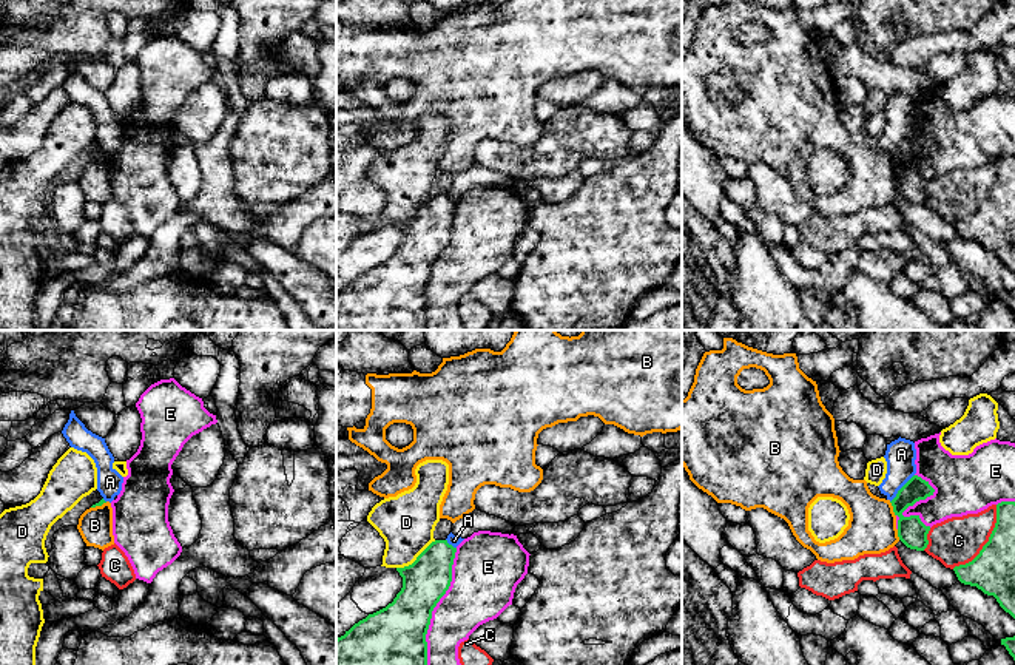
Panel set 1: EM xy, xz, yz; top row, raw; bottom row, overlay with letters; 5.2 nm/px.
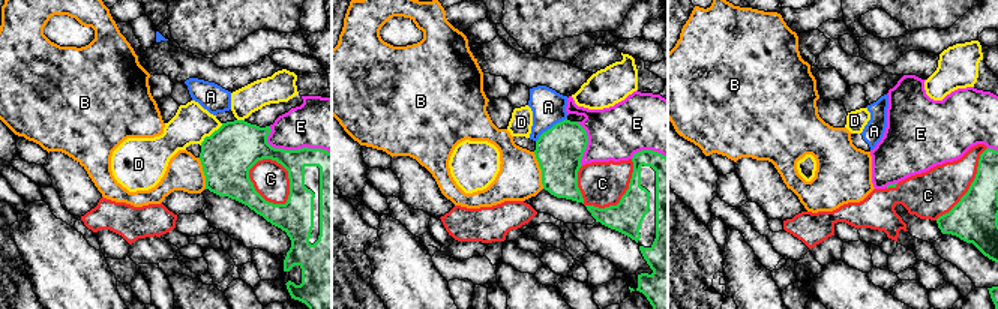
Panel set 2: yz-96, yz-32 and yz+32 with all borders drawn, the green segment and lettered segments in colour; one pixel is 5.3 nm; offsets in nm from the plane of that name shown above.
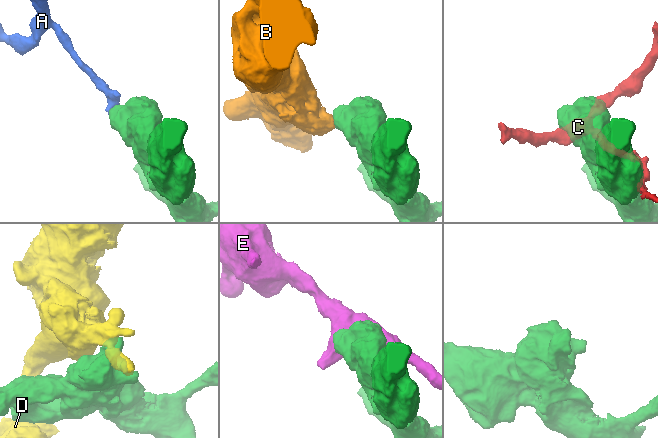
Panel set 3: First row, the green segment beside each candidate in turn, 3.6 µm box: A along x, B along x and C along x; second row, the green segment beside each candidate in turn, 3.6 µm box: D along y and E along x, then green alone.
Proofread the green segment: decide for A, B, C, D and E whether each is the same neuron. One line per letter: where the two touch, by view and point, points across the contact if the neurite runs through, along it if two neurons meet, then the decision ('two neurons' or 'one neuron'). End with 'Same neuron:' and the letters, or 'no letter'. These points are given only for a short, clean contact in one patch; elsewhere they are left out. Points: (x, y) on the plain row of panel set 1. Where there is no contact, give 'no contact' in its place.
A: yz (901, 142) | along yz (913, 128), (890, 156) | two neurons
B: yz (893, 164) | two neurons
C: yz (988, 196) | two neurons
D: xz (417, 213) | along xz (435, 195), (411, 218), (397, 222) | two neurons
E: xz (432, 264) | two neurons
Same neuron: no letter

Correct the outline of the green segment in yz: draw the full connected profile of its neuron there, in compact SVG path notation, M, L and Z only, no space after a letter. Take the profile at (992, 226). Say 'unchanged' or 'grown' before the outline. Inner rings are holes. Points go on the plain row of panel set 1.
unchanged; M1015 156L996 159L996 177L980 208L953 222L958 235L993 250L1015 273Z

